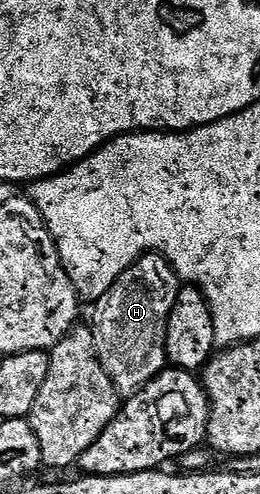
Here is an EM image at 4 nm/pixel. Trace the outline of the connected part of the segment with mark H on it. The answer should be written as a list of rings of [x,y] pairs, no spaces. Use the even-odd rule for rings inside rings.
[[[150,253],[135,260],[115,281],[115,285],[111,285],[104,299],[100,300],[101,312],[97,315],[97,323],[92,324],[95,349],[103,369],[107,369],[111,381],[117,386],[118,395],[122,397],[133,395],[151,382],[159,372],[166,370],[167,321],[171,317],[175,297],[180,293],[182,286],[171,264],[163,256]]]

